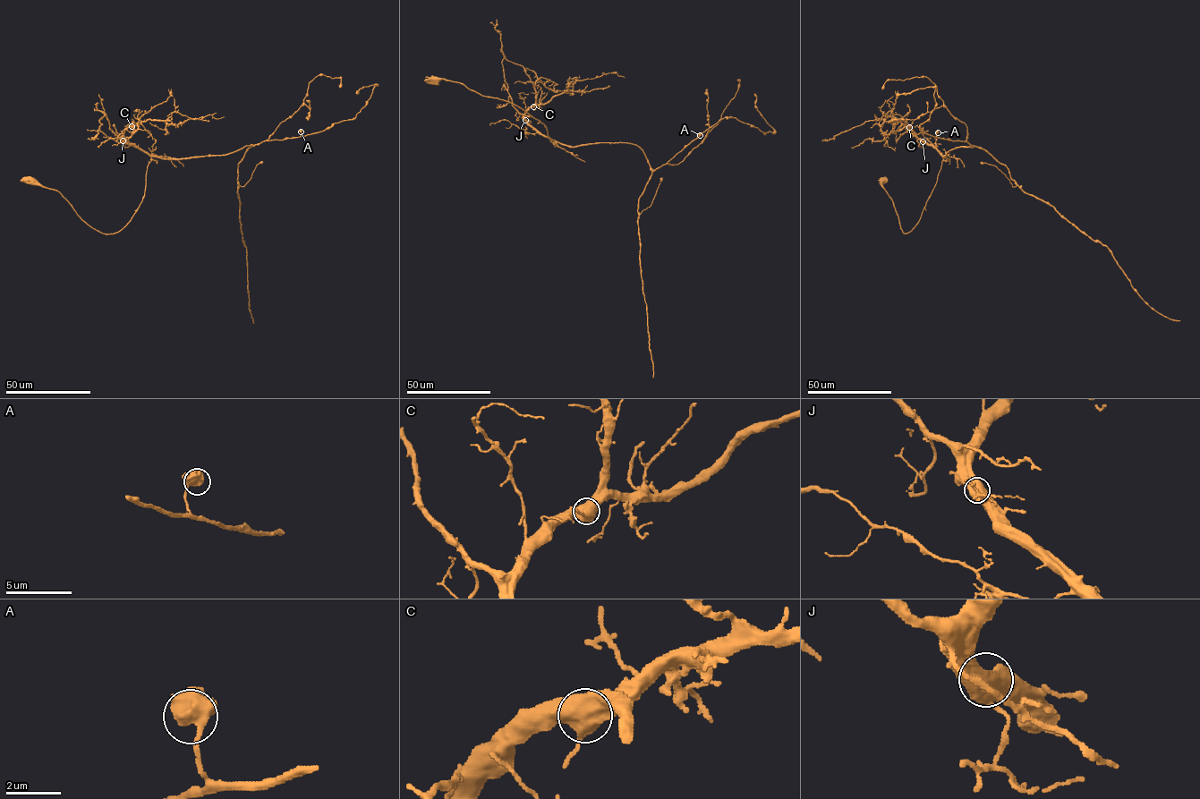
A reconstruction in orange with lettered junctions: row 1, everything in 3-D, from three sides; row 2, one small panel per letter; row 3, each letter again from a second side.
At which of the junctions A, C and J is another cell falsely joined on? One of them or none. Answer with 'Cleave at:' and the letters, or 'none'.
Cleave at: none

